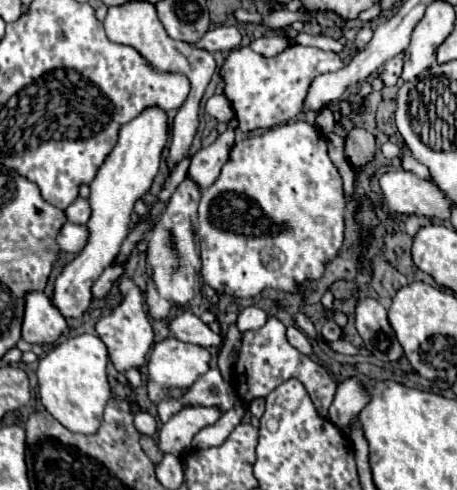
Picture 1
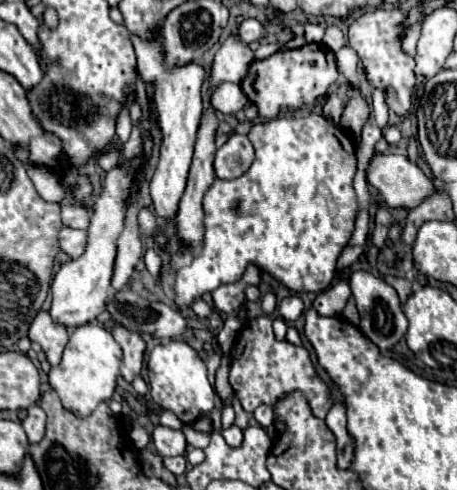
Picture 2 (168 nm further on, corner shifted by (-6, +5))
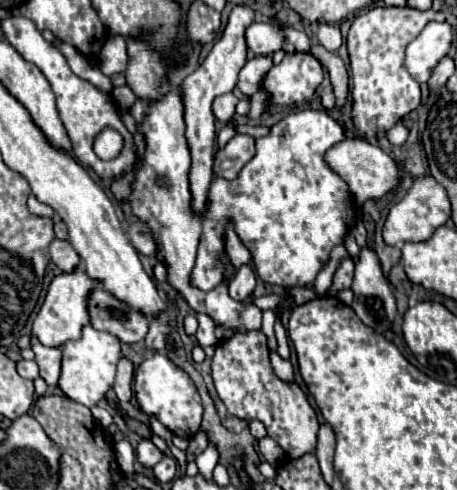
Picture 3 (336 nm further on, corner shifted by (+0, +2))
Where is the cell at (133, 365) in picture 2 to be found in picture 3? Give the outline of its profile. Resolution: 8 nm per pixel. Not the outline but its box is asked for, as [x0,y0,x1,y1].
[113,358,133,402]

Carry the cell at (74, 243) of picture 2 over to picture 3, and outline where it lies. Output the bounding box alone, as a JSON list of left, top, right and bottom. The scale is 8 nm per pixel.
[49,238,81,272]

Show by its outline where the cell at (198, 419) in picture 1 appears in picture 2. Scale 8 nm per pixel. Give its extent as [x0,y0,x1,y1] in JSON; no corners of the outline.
[153,425,187,457]

